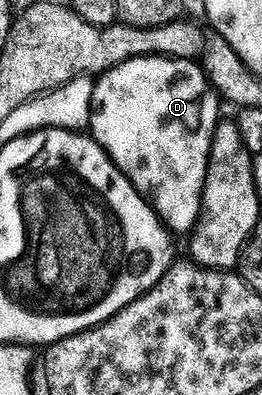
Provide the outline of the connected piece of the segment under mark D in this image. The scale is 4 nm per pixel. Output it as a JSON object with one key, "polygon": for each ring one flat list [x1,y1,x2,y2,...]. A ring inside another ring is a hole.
{"polygon":[[138,57,109,70,108,73,102,74,95,81,95,94,91,100,90,136,110,155,111,162,134,183,136,191,143,197,150,198,155,212,159,214,160,221,167,226,172,234,190,234,195,226,199,224,199,212,203,209,203,188,205,187,205,175,207,174,207,164,211,154,211,144,213,143,215,128,221,120,219,103,221,104,219,93,212,88,202,64,196,63,194,60,177,61,173,57]]}

